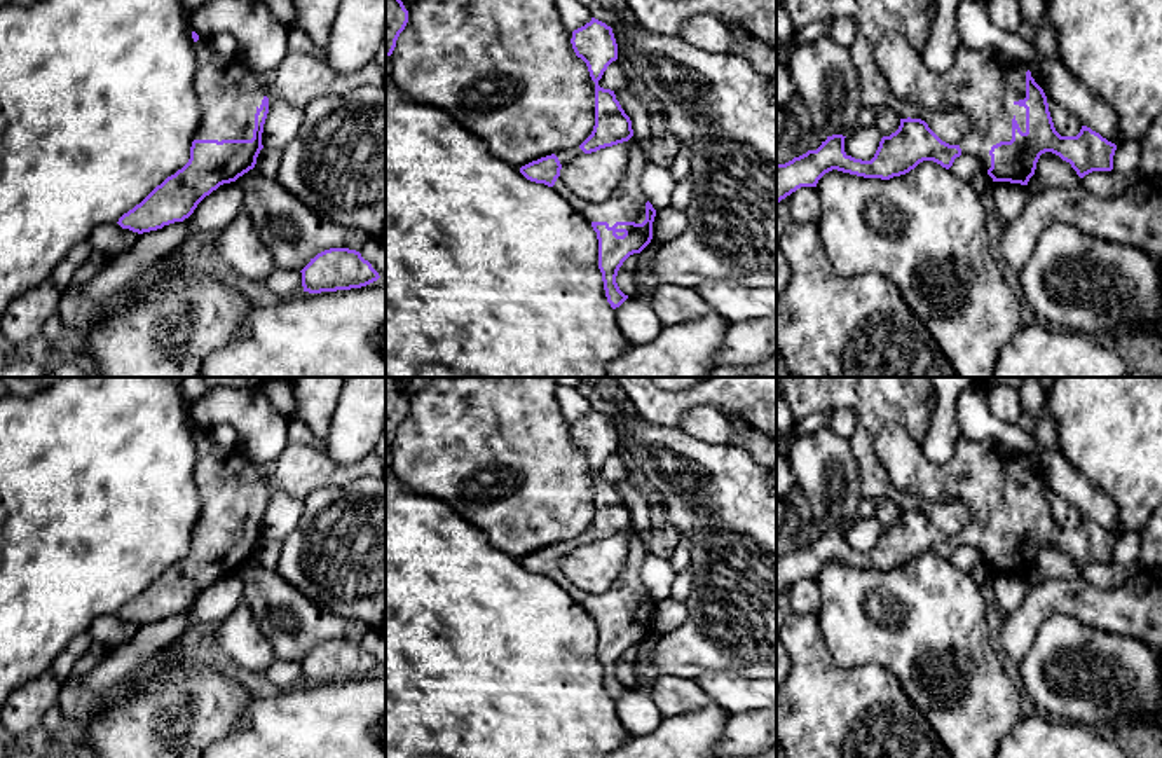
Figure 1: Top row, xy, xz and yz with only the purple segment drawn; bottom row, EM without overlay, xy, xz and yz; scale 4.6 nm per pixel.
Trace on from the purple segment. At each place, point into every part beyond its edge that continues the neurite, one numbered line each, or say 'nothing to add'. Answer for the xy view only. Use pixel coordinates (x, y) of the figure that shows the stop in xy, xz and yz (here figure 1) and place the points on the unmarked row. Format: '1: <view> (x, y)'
1: xy (229, 484)

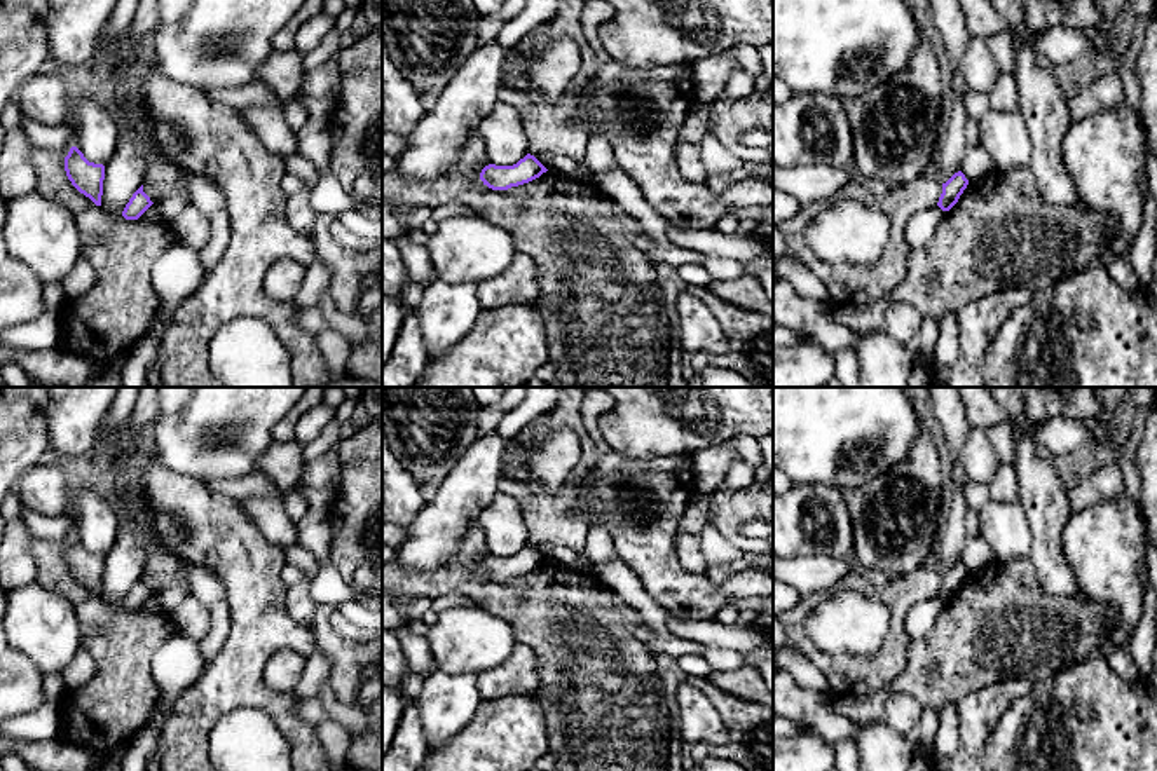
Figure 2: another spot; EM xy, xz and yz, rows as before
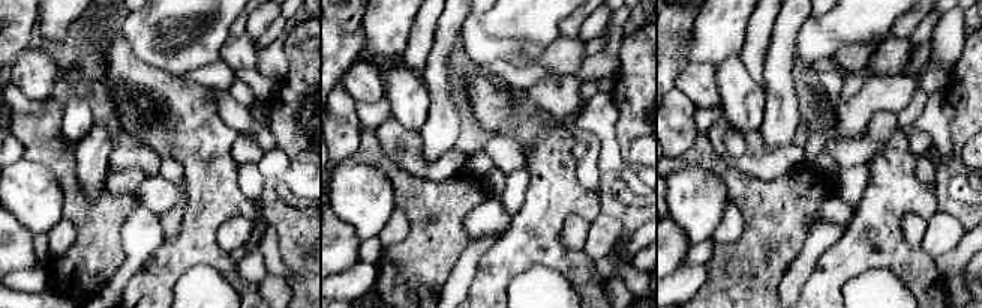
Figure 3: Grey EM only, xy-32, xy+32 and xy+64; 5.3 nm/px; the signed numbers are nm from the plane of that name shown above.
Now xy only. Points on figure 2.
nothing to add

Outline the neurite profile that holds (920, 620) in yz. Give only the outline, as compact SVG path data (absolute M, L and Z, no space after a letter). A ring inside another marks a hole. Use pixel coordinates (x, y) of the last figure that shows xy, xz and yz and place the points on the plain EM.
M939 597L918 602L906 616L907 637L913 642L921 640L935 624L944 602Z

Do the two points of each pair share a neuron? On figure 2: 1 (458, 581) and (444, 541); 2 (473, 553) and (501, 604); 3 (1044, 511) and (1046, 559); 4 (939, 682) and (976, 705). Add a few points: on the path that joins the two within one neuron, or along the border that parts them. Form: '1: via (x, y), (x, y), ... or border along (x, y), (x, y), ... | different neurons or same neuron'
1: border along (470, 525), (458, 553), (447, 564), (410, 573) | different neurons
2: via (473, 566), (473, 576), (489, 592) | same neuron
3: via (1046, 524), (1046, 546) | same neuron
4: border along (1000, 681), (972, 689), (957, 705) | different neurons

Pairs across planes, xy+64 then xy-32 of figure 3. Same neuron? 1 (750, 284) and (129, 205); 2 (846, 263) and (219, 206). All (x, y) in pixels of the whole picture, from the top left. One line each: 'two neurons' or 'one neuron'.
1: one neuron
2: one neuron

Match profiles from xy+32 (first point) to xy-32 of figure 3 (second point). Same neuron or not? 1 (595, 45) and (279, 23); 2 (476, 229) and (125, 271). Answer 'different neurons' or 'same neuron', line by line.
1: same neuron
2: same neuron

